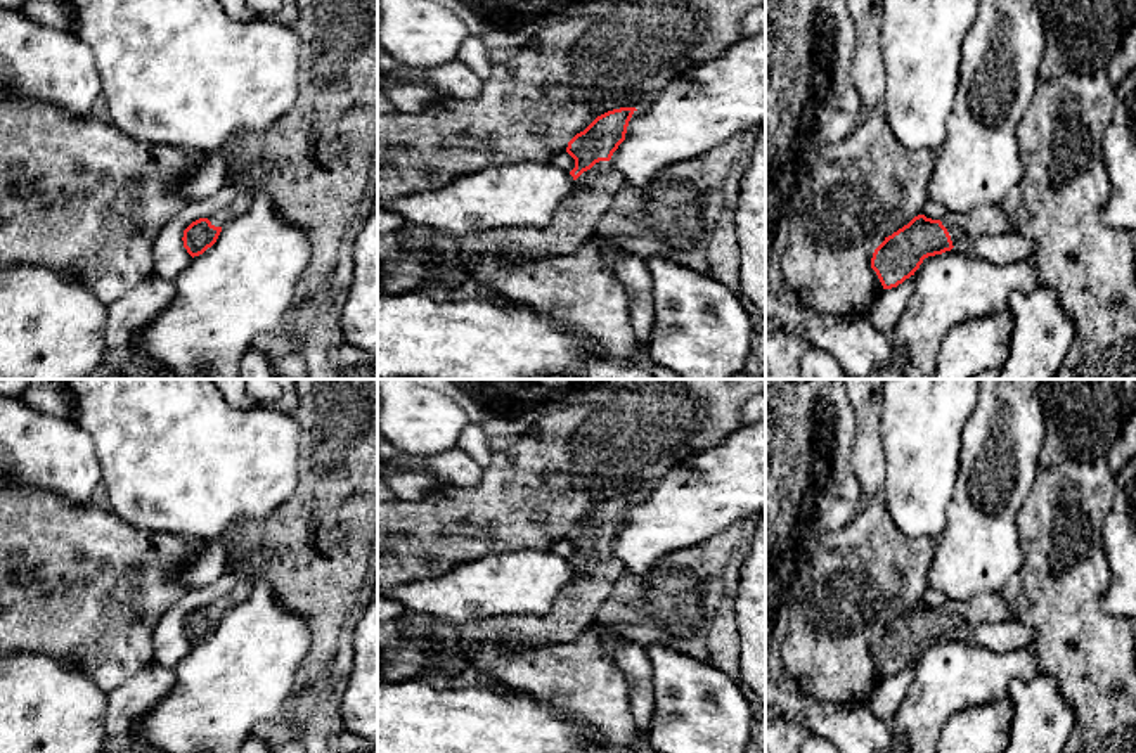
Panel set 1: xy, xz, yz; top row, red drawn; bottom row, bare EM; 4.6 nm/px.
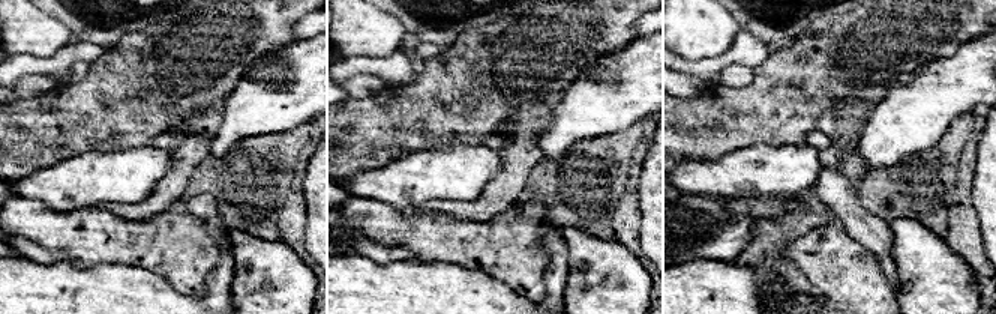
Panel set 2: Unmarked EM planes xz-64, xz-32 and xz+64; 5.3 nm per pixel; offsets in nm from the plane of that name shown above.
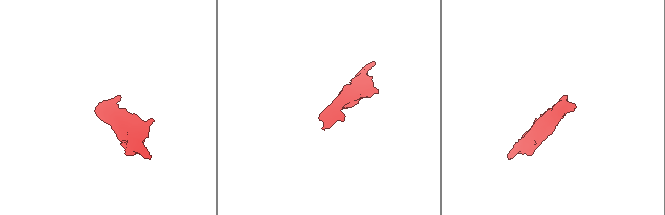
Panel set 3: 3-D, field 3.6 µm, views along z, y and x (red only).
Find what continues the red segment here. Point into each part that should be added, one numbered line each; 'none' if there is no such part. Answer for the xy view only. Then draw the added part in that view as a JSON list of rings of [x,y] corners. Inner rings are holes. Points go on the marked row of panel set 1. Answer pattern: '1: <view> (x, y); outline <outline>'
1: xy (241, 203); outline [[[249,190],[241,192],[241,194],[236,196],[236,199],[229,206],[211,213],[208,216],[208,220],[215,227],[223,227],[225,223],[229,223],[234,218],[241,216],[249,208],[251,201],[253,201],[253,192],[249,192]]]

